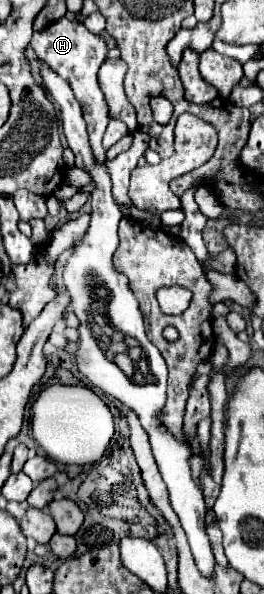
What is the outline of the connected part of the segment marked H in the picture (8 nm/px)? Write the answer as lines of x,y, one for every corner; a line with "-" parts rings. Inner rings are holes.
60,18
52,24
48,24
46,28
42,30
36,30
34,36
32,36
32,42
30,46
34,48
34,52
46,60
50,64
50,68
54,68
54,72
58,72
64,80
70,82
72,90
74,90
74,96
76,100
80,102
82,106
82,114
84,114
84,120
88,124
88,134
90,134
90,148
92,148
92,154
94,154
94,160
98,164
104,164
106,160
106,150
102,148
102,136
104,136
104,130
108,126
108,104
104,100
104,94
98,86
98,80
96,80
96,74
98,74
98,68
102,66
102,62
106,60
108,56
108,46
106,46
106,40
94,32
90,32
82,22
70,22
66,18

